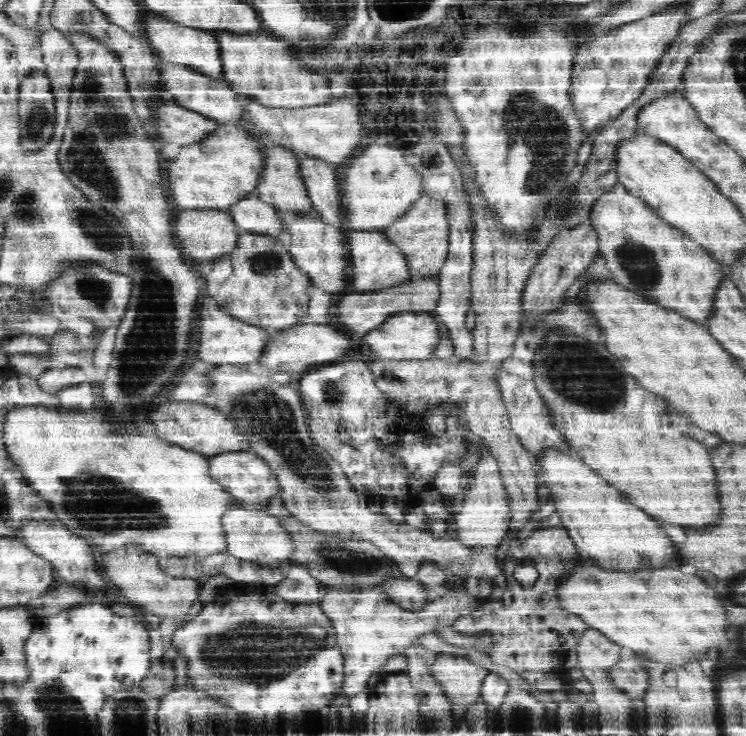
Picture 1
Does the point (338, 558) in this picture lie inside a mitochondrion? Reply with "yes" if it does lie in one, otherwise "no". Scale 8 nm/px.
yes

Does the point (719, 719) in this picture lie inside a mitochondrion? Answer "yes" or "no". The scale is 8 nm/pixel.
no

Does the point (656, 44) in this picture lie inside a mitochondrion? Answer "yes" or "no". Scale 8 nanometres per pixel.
no

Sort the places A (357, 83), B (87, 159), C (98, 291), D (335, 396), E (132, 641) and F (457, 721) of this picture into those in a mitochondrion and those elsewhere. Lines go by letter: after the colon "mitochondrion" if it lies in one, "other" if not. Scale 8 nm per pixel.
A: other
B: mitochondrion
C: mitochondrion
D: mitochondrion
E: other
F: other

